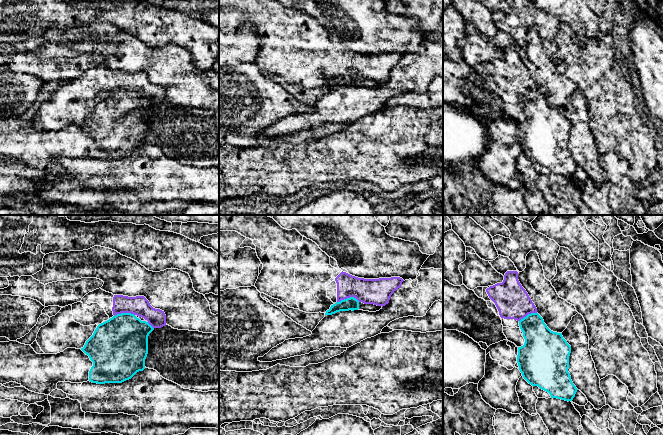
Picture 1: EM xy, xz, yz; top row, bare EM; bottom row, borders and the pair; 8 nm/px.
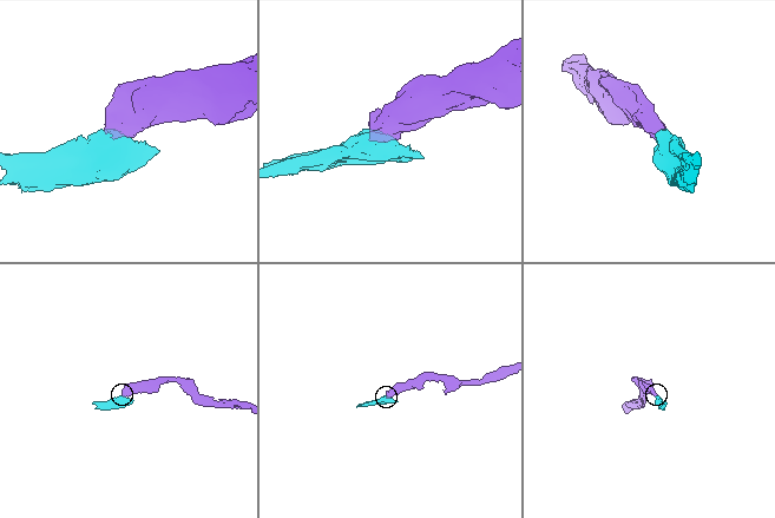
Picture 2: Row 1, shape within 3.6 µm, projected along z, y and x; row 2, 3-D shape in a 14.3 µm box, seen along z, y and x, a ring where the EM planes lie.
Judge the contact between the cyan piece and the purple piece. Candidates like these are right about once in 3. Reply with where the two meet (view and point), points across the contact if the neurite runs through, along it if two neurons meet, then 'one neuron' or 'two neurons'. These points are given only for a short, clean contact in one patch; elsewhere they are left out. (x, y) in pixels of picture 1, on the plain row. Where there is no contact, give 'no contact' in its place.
xz (348, 74) | along xz (359, 77), (353, 73), (347, 73), (337, 78) | two neurons

